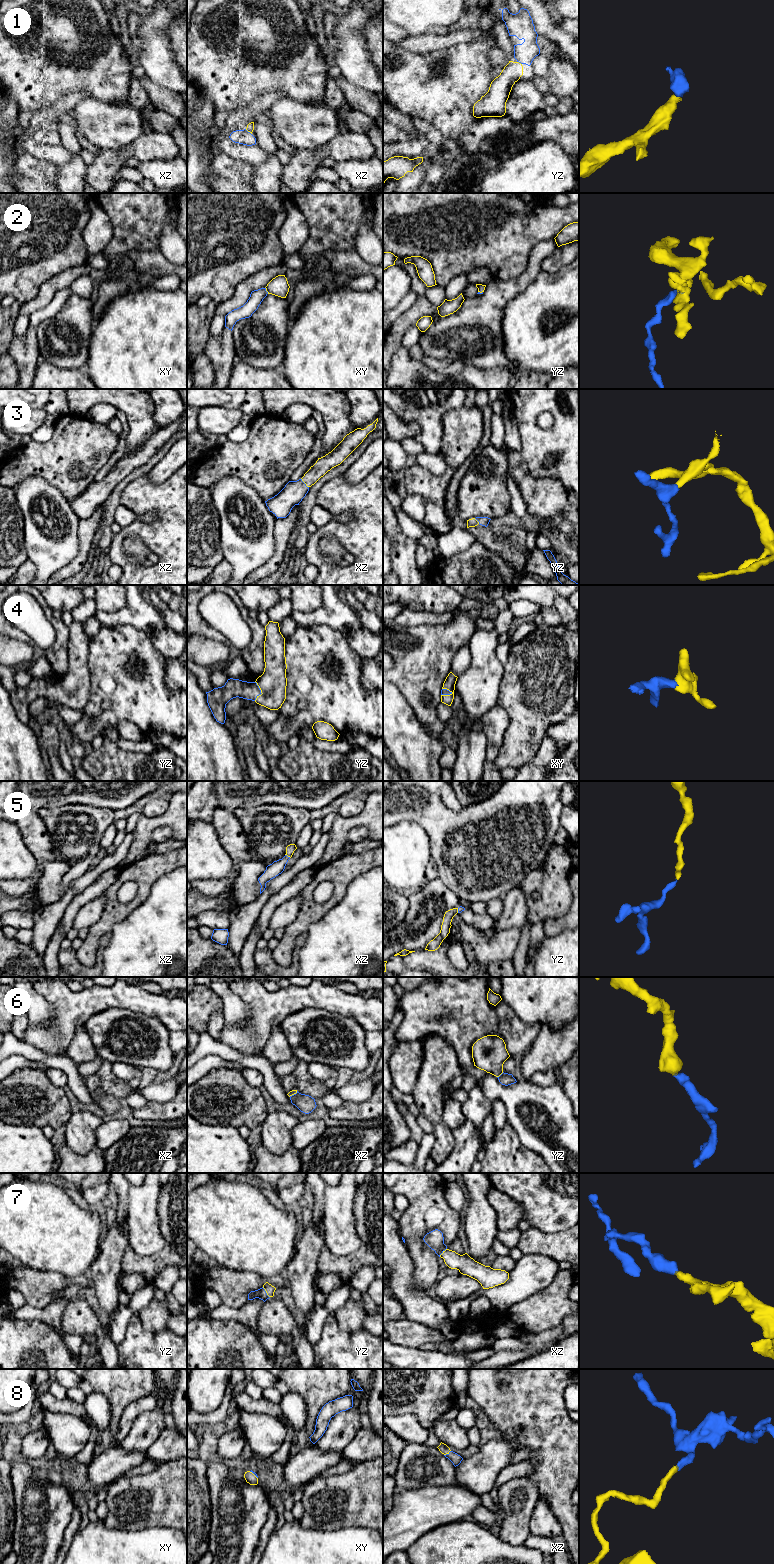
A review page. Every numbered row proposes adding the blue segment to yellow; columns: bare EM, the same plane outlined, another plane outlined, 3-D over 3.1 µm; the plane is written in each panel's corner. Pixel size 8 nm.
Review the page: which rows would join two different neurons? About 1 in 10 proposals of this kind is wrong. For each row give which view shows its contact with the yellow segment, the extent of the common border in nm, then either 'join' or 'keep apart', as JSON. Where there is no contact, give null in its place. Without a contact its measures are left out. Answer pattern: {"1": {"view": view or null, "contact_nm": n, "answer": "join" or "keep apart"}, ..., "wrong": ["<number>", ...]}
{"1": {"view": "xz", "contact_nm": 70, "answer": "join"}, "2": {"view": "xy", "contact_nm": 60, "answer": "join"}, "3": {"view": "xz", "contact_nm": 100, "answer": "join"}, "4": {"view": "yz", "contact_nm": 160, "answer": "join"}, "5": {"view": "xz", "contact_nm": 50, "answer": "join"}, "6": {"view": "yz", "contact_nm": 70, "answer": "join"}, "7": {"view": "yz", "contact_nm": 110, "answer": "join"}, "8": {"view": "xz", "contact_nm": 70, "answer": "join"}, "wrong": []}

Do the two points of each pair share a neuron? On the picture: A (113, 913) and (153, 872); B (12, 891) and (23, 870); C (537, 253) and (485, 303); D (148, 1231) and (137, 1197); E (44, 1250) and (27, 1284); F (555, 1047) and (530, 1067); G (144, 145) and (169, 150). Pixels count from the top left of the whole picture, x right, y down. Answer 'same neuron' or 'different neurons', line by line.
A: same neuron
B: different neurons
C: same neuron
D: same neuron
E: different neurons
F: same neuron
G: same neuron

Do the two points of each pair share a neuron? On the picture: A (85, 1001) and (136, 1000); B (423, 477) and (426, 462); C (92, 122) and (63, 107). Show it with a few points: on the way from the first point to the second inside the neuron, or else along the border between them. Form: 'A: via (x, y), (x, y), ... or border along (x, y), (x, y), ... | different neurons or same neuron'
A: via (98, 1000), (123, 1000) | same neuron
B: border along (417, 463), (437, 476), (446, 469) | different neurons
C: border along (89, 97), (81, 100), (71, 111) | different neurons

